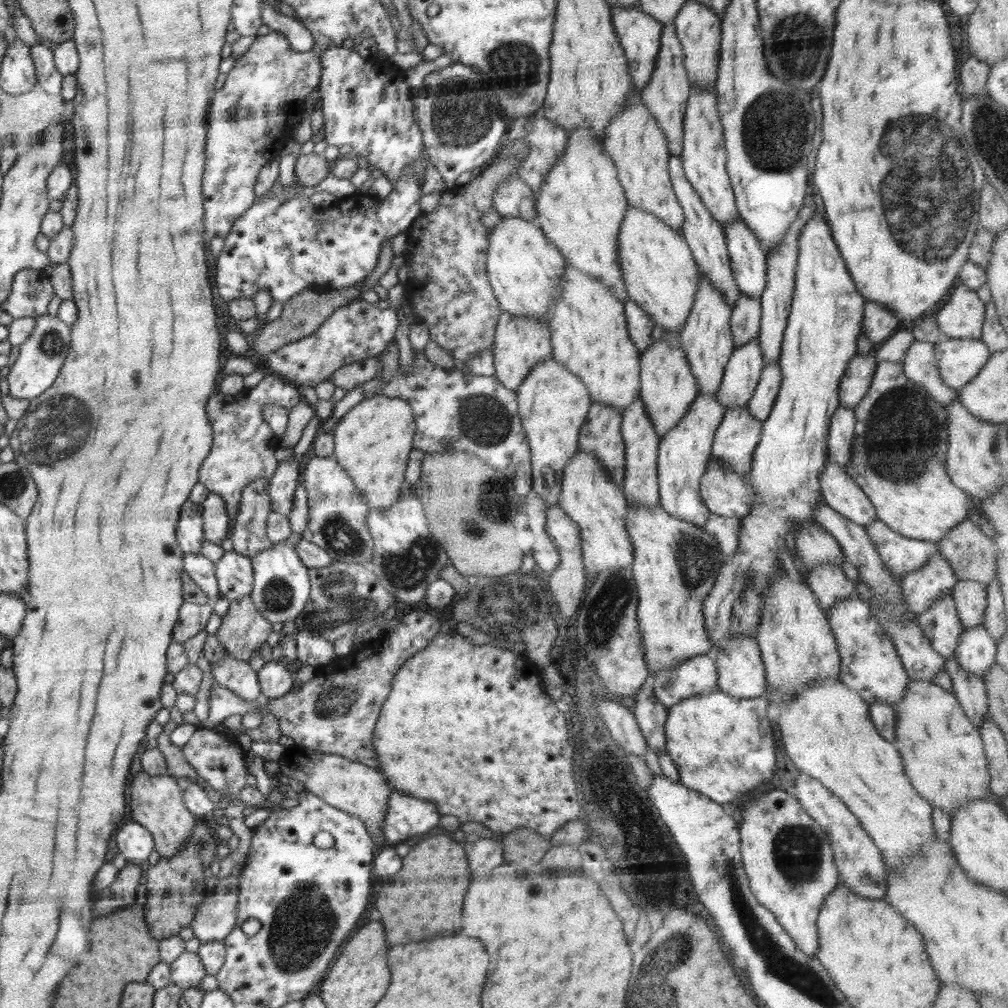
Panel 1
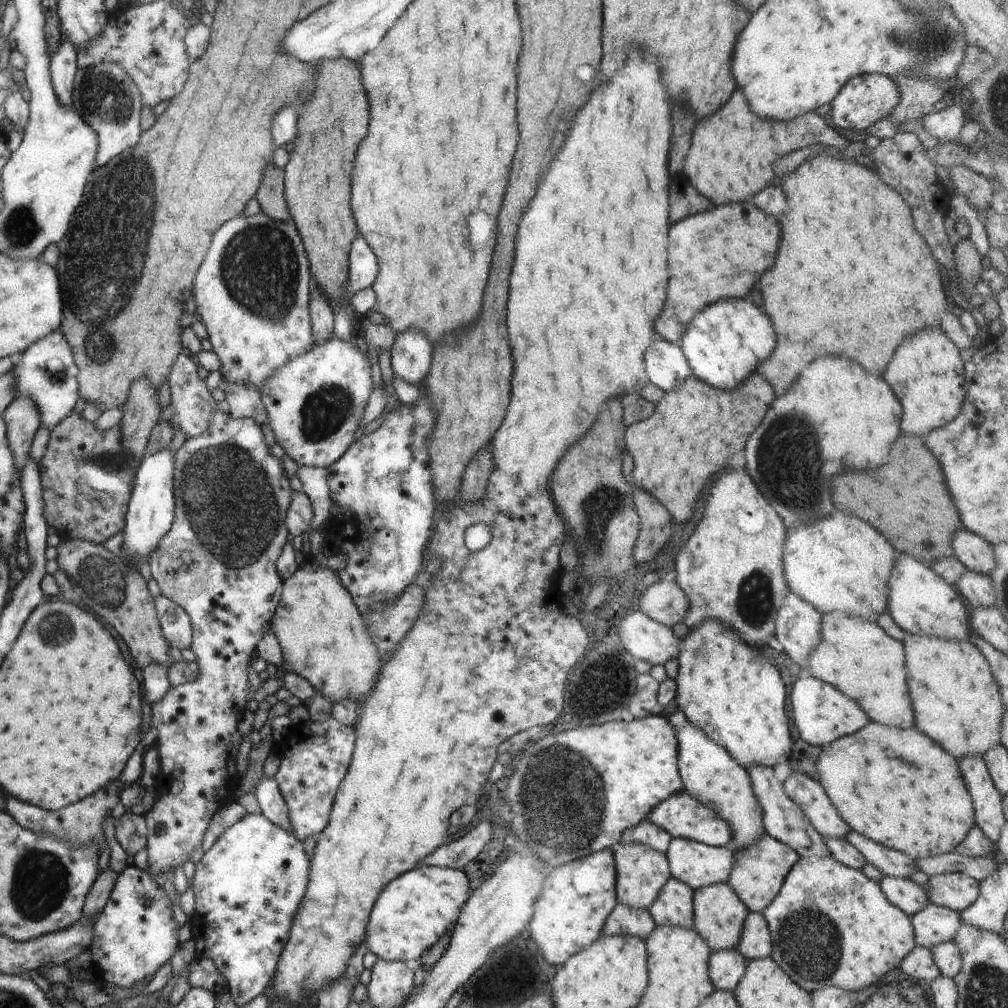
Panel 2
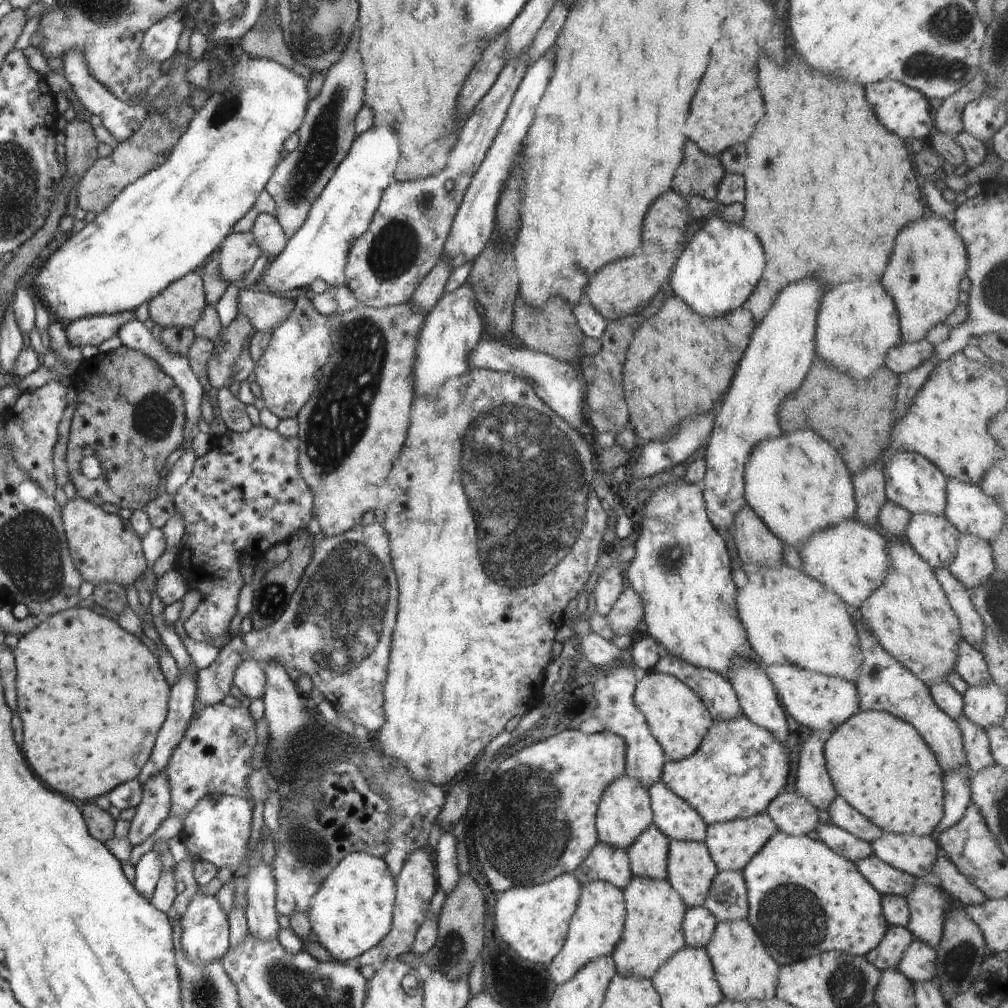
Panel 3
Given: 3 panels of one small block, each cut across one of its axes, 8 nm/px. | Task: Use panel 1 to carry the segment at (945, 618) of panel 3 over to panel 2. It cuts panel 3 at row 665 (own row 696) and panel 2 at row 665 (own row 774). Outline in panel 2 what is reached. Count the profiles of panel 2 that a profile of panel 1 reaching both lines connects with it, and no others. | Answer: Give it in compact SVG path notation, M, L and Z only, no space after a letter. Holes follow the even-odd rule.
M910 635L902 642L905 648L907 685L915 712L915 727L938 742L957 760L982 757L1001 744L1003 700L988 661L971 641L947 641L936 637Z

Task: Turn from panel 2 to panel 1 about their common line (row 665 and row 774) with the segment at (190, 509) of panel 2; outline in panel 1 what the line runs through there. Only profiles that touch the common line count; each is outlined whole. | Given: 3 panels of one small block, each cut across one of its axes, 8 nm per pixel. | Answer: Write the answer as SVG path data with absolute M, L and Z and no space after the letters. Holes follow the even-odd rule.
M198 728L181 750L186 761L216 791L237 797L242 788L248 786L246 784L246 776L249 774L245 761L246 752L237 745L231 735L220 735L216 733L215 728Z

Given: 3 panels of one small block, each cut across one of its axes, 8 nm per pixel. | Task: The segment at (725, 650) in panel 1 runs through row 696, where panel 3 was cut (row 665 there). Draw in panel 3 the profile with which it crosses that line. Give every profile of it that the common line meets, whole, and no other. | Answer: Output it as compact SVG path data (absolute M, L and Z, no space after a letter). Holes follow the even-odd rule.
M741 659L733 665L733 668L727 674L727 678L738 697L744 716L756 726L768 729L768 732L773 733L786 746L786 740L788 740L788 734L790 734L788 724L786 723L786 713L784 714L779 696L775 691L774 685L767 677L764 668L755 661L744 661Z

